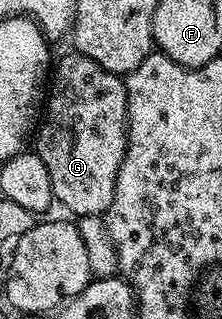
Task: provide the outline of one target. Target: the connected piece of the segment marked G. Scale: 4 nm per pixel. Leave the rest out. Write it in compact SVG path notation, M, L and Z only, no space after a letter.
M69 52L60 63L55 63L50 74L50 89L42 110L42 121L34 134L34 152L50 172L53 199L69 210L72 216L98 214L103 216L114 200L118 168L128 147L128 97L124 78L102 68L90 56Z

